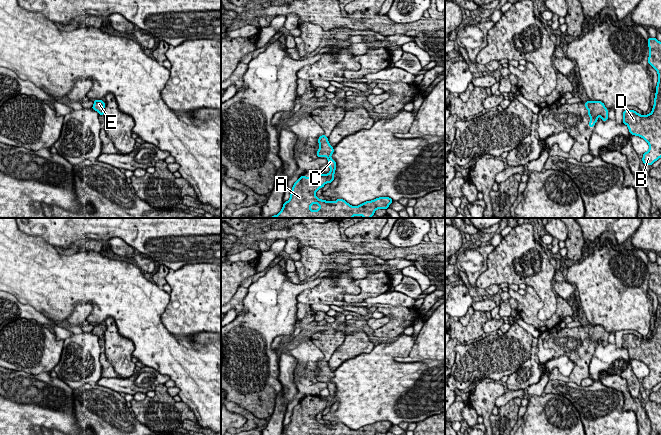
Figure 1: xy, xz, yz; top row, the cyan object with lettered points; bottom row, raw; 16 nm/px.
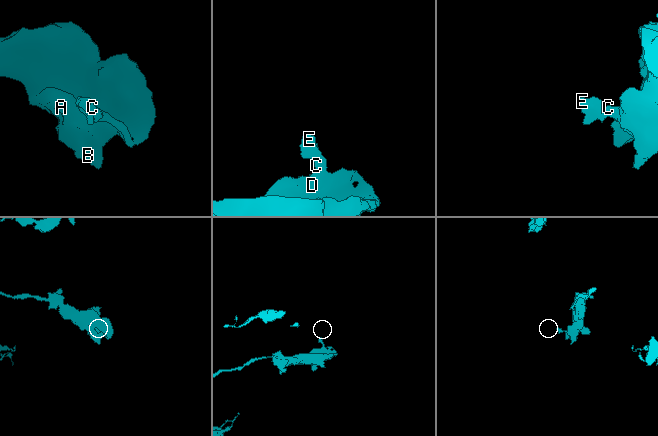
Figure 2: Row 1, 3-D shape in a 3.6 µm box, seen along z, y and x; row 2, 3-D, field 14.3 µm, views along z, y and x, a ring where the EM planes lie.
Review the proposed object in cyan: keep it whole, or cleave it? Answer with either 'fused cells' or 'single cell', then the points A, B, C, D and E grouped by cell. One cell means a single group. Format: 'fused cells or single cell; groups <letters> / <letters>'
single cell; groups A B C D E

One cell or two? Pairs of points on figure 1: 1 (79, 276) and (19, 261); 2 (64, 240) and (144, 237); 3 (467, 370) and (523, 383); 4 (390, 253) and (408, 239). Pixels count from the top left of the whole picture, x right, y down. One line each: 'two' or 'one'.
1: one
2: one
3: two
4: two

